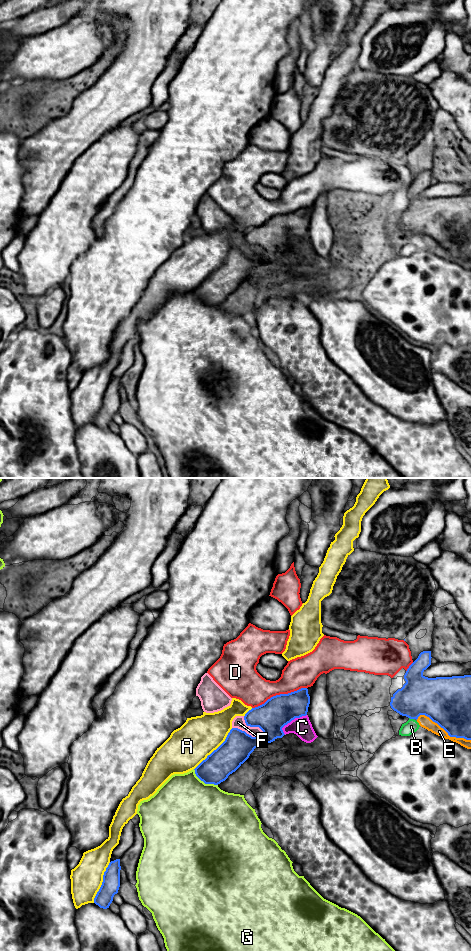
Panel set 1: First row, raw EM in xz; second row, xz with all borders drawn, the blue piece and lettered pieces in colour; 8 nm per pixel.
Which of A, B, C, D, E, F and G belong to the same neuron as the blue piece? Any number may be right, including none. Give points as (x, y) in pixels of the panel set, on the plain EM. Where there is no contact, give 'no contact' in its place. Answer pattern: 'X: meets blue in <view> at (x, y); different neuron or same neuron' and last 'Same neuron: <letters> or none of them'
A: meets blue in xz at (216, 269); different neuron
B: meets blue in xz at (411, 238); different neuron
C: meets blue in xz at (291, 240); different neuron
D: meets blue in xz at (280, 214); different neuron
E: meets blue in xz at (443, 248); different neuron
F: meets blue in xz at (248, 254); different neuron
G: meets blue in xz at (204, 302); different neuron
Same neuron: none of them

